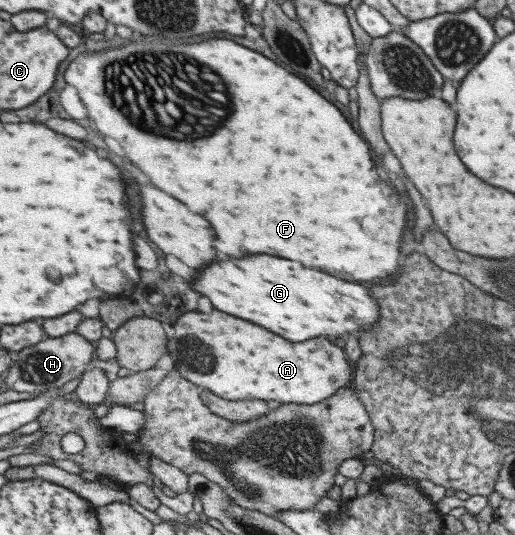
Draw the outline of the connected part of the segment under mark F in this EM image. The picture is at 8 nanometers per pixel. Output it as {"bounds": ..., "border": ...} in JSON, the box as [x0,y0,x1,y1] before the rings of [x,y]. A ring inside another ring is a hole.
{"bounds":[63,38,407,282],"border":[[[143,38],[141,42],[131,42],[127,46],[119,46],[107,52],[80,54],[67,65],[63,79],[79,94],[95,128],[101,134],[117,140],[123,152],[127,154],[127,158],[139,166],[139,170],[153,182],[153,186],[157,186],[159,190],[167,192],[169,196],[173,196],[175,200],[183,204],[187,204],[187,200],[203,200],[203,202],[207,200],[209,202],[209,206],[203,210],[203,218],[215,230],[213,248],[217,252],[223,252],[231,258],[247,256],[247,254],[283,256],[287,260],[297,260],[307,268],[319,268],[321,272],[339,276],[341,280],[349,280],[349,282],[371,282],[375,278],[386,280],[400,271],[403,255],[399,252],[399,246],[401,246],[401,236],[405,232],[405,218],[407,218],[407,208],[403,206],[401,198],[395,192],[391,192],[387,184],[381,184],[375,172],[371,154],[369,154],[369,146],[365,142],[361,144],[359,134],[353,132],[353,128],[343,118],[343,114],[333,104],[329,104],[325,98],[321,98],[315,90],[311,90],[303,80],[289,74],[287,70],[271,62],[269,58],[251,49],[247,50],[231,40],[223,40],[223,38],[205,40],[199,44],[169,44],[167,40]]]}

